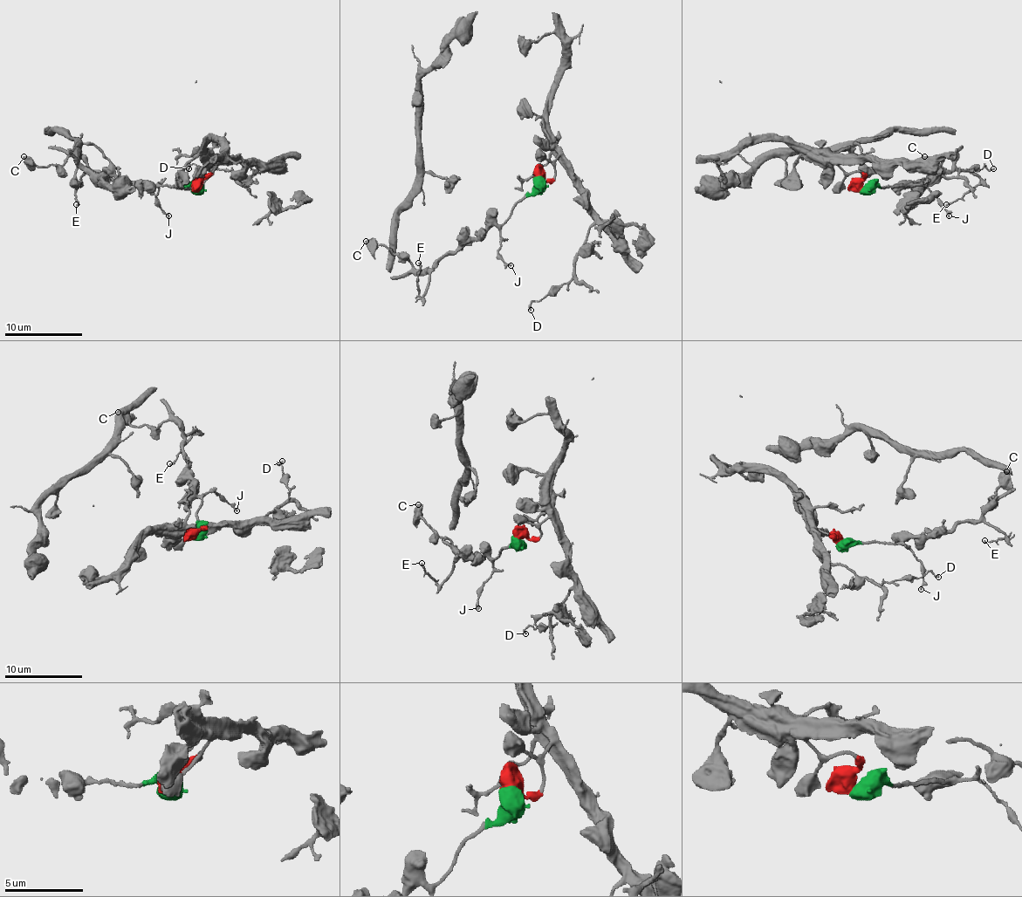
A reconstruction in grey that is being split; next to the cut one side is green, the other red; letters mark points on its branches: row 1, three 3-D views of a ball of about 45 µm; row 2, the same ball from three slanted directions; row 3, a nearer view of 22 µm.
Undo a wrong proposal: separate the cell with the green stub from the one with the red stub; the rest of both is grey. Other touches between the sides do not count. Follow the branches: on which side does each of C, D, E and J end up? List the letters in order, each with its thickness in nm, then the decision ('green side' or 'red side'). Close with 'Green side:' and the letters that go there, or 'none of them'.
C: 550 nm thick; green side
D: 160 nm thick; red side
E: 170 nm thick; green side
J: 200 nm thick; green side
Green side: C, E, J

